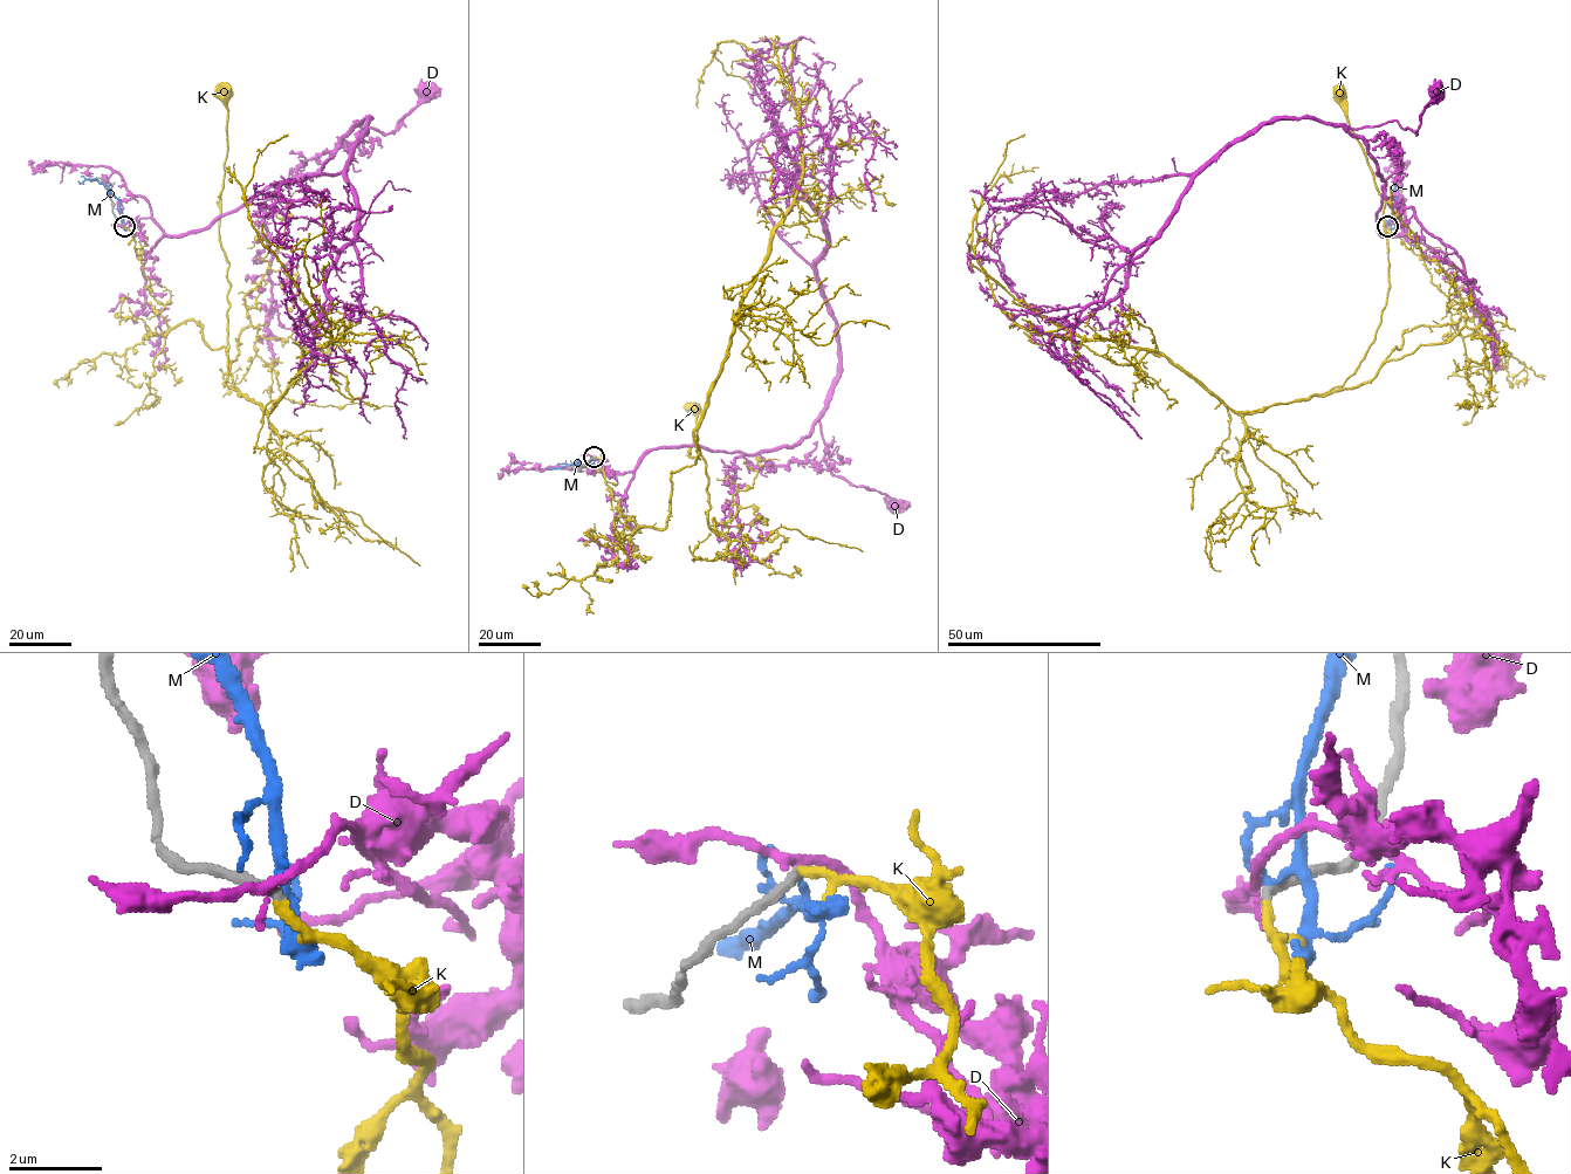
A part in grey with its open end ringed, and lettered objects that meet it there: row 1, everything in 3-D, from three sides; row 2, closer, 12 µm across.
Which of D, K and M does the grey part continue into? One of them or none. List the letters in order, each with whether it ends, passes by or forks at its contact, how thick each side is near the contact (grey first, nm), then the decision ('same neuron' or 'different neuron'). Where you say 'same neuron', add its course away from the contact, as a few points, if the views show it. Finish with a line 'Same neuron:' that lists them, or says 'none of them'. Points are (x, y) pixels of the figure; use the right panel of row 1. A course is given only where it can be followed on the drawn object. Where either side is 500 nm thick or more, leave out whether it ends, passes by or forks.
D: it passes by; calibres 240 and 200 nm; different neuron
K: it passes by; calibres 220 and 140 nm; same neuron; course (1387, 226), (1460, 321), (1406, 331), (1378, 373), (1332, 390), (1374, 338), (1390, 266), (1385, 199), (1339, 91)
M: it passes by; calibres 240 and 180 nm; different neuron
Same neuron: K

